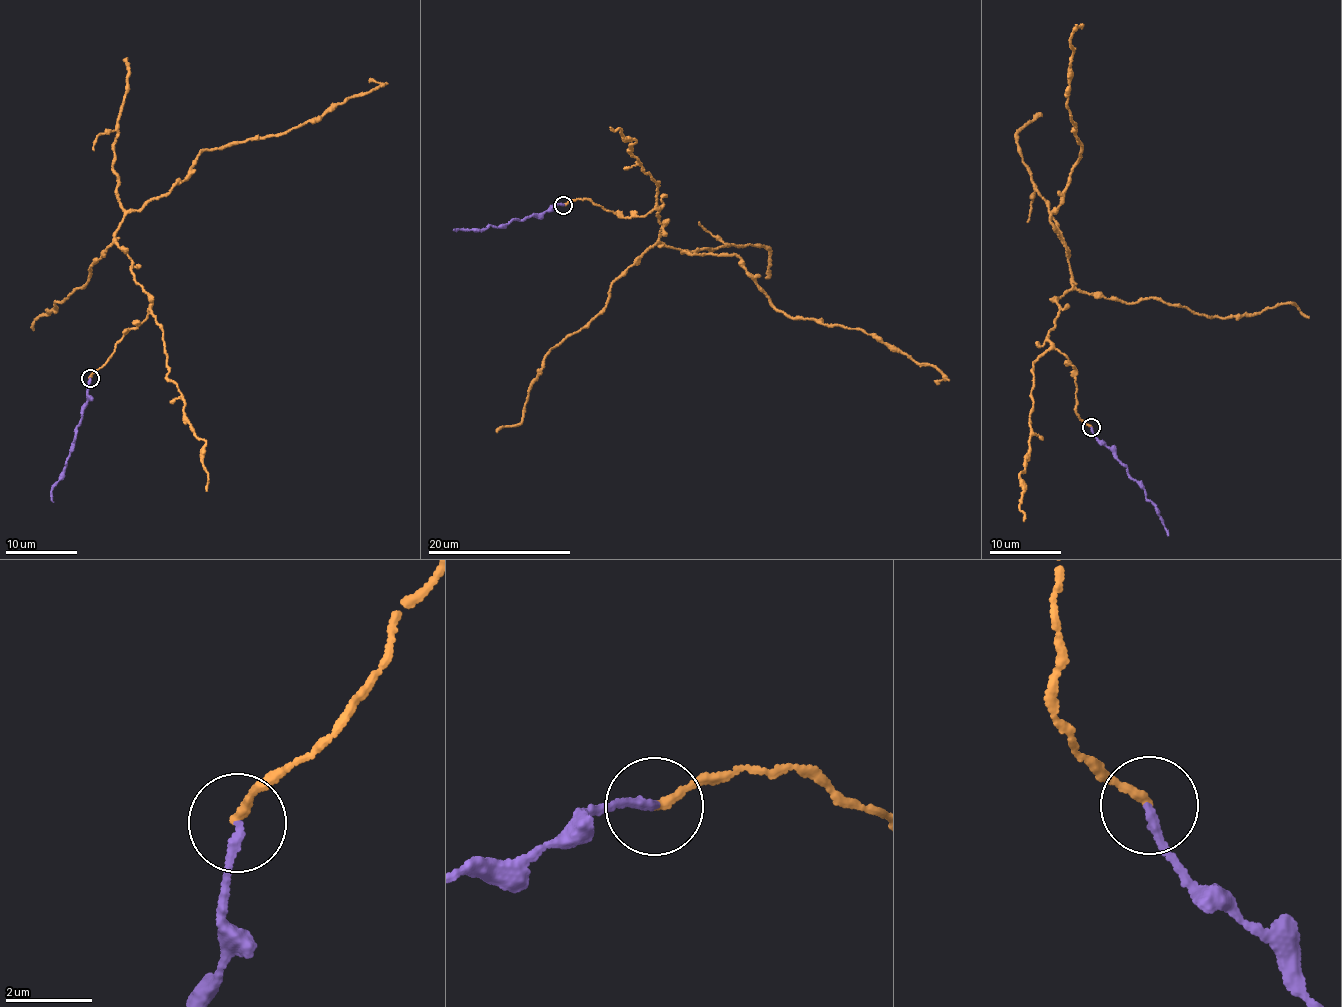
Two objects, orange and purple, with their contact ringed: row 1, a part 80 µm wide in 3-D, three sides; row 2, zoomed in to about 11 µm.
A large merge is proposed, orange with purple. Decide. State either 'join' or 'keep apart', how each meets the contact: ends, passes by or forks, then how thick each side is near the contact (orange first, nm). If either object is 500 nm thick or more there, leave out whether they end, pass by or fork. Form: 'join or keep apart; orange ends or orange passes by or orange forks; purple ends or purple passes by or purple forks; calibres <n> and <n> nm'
join; orange ends; purple ends; calibres 190 and 180 nm

